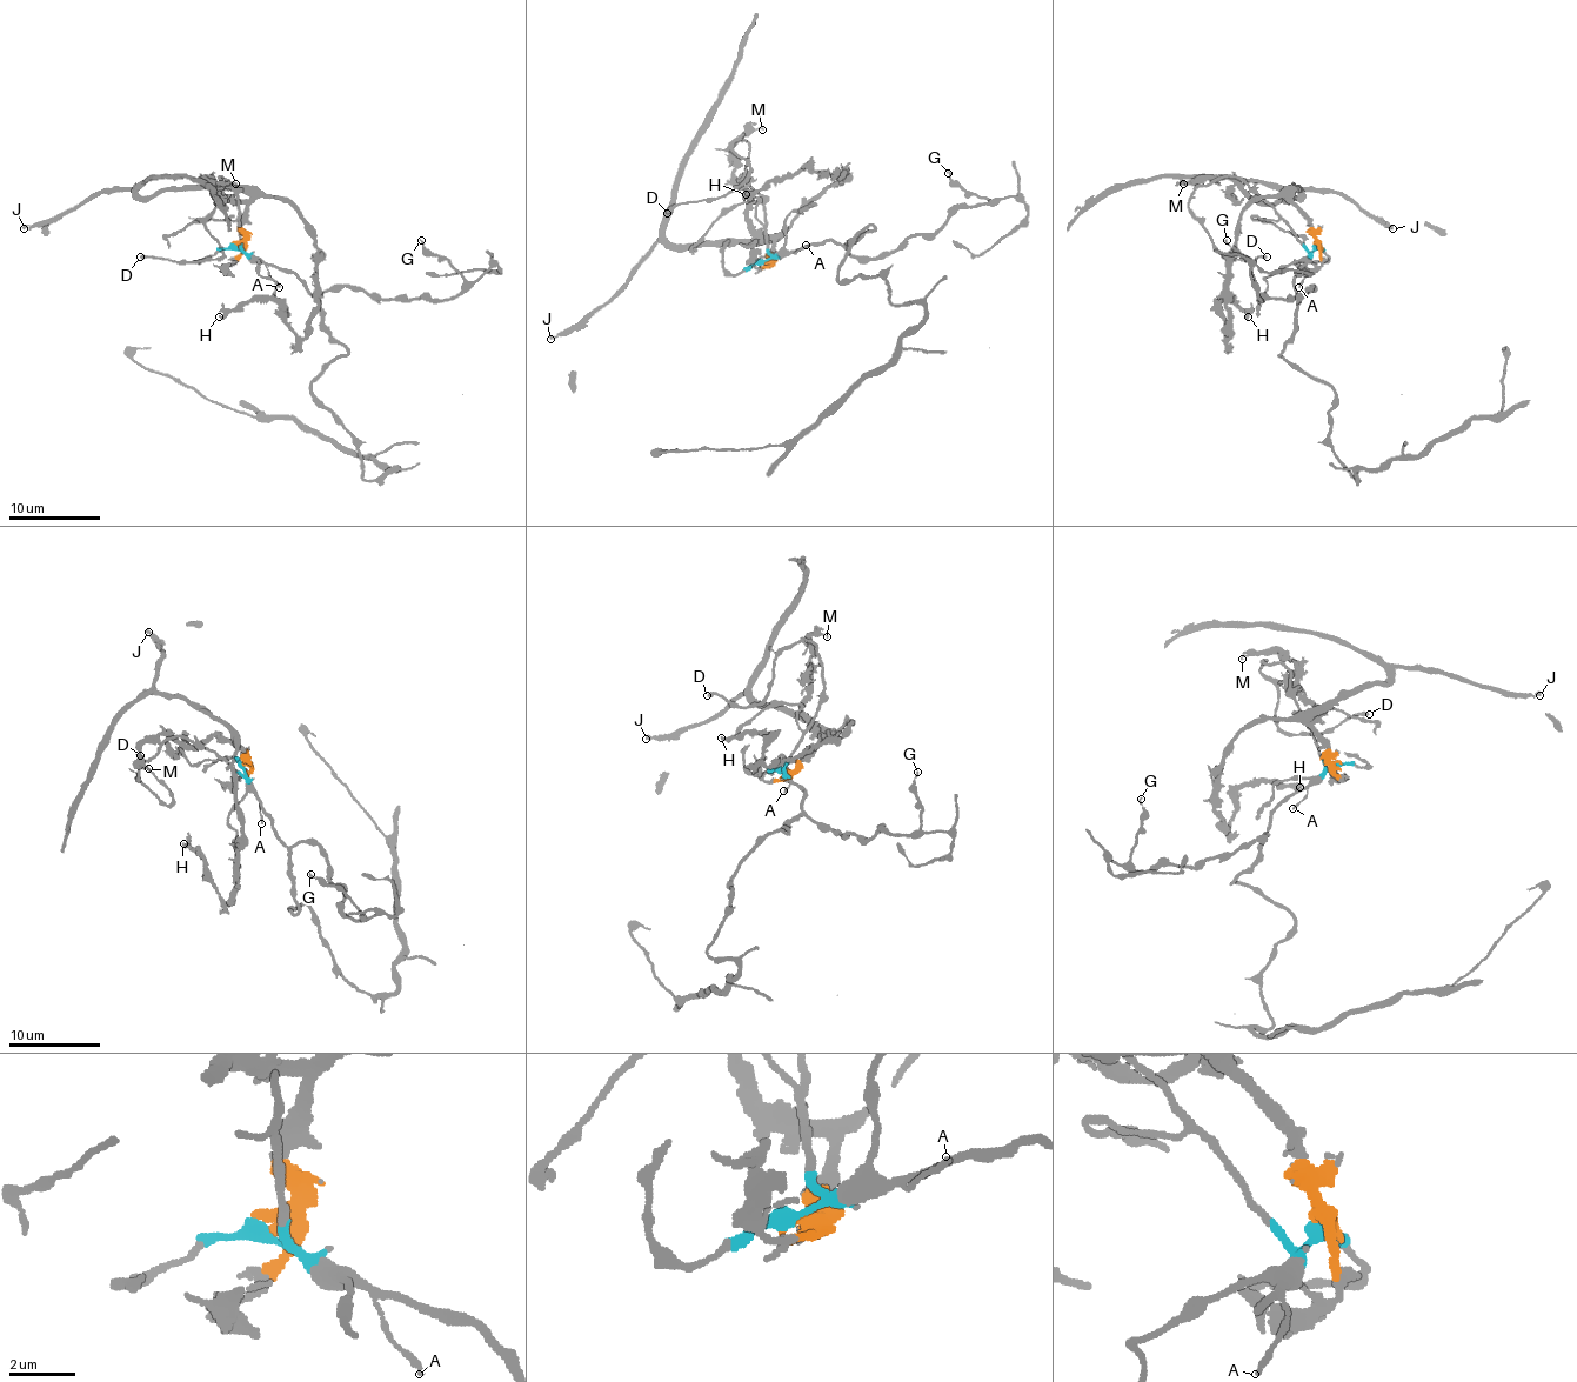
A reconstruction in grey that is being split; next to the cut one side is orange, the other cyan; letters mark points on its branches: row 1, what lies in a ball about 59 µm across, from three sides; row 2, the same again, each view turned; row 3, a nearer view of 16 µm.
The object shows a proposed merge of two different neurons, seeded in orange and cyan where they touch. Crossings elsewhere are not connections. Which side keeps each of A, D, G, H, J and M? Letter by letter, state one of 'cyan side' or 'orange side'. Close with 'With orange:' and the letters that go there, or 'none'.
A: cyan side
D: cyan side
G: cyan side
H: orange side
J: orange side
M: orange side
With orange: H, J, M

